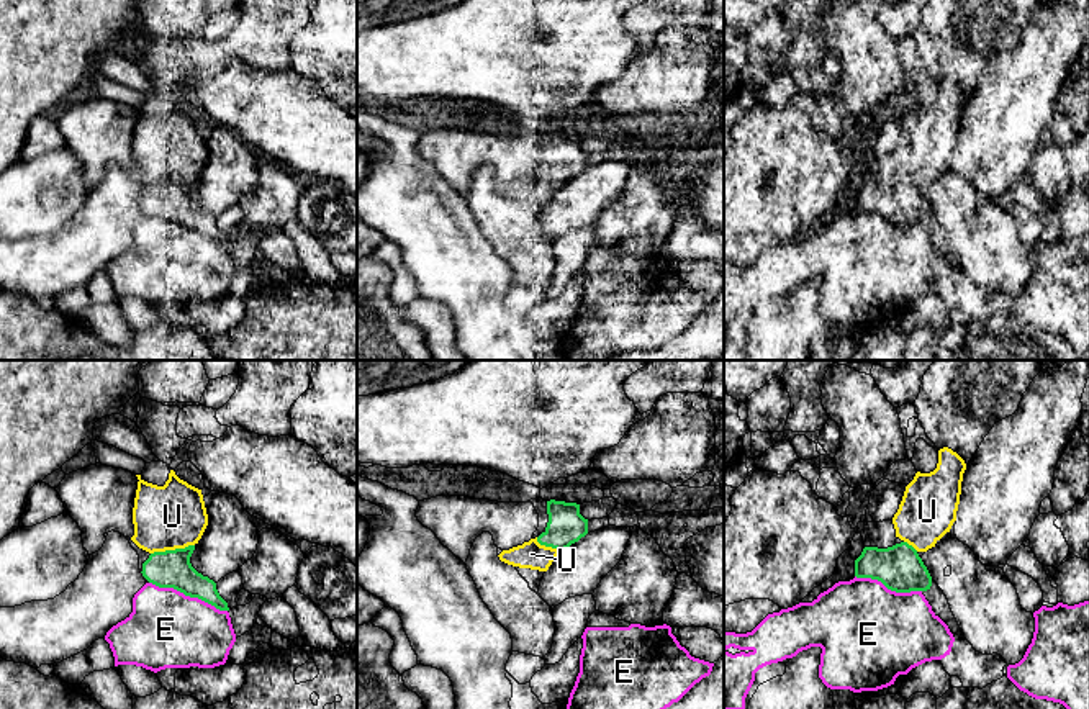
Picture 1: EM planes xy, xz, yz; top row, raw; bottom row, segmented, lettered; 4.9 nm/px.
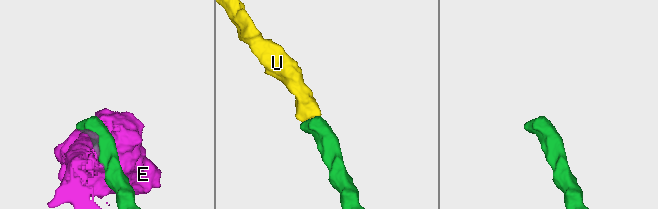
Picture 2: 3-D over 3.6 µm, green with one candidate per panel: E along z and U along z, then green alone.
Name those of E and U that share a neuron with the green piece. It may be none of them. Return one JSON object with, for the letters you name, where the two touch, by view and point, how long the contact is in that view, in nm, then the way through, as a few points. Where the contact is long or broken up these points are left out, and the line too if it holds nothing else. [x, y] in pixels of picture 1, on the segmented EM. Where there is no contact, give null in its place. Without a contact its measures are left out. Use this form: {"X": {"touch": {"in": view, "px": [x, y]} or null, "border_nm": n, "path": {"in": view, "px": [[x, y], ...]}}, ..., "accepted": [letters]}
{"U": {"touch": {"in": "xy", "px": [172, 550]}, "border_nm": 220}, "accepted": ["U"]}

